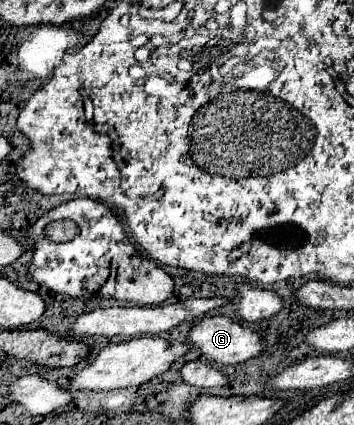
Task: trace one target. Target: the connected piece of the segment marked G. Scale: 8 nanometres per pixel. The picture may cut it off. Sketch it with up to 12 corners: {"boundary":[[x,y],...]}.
{"boundary":[[221,315],[187,341],[211,363],[243,363],[265,349],[255,331]]}

